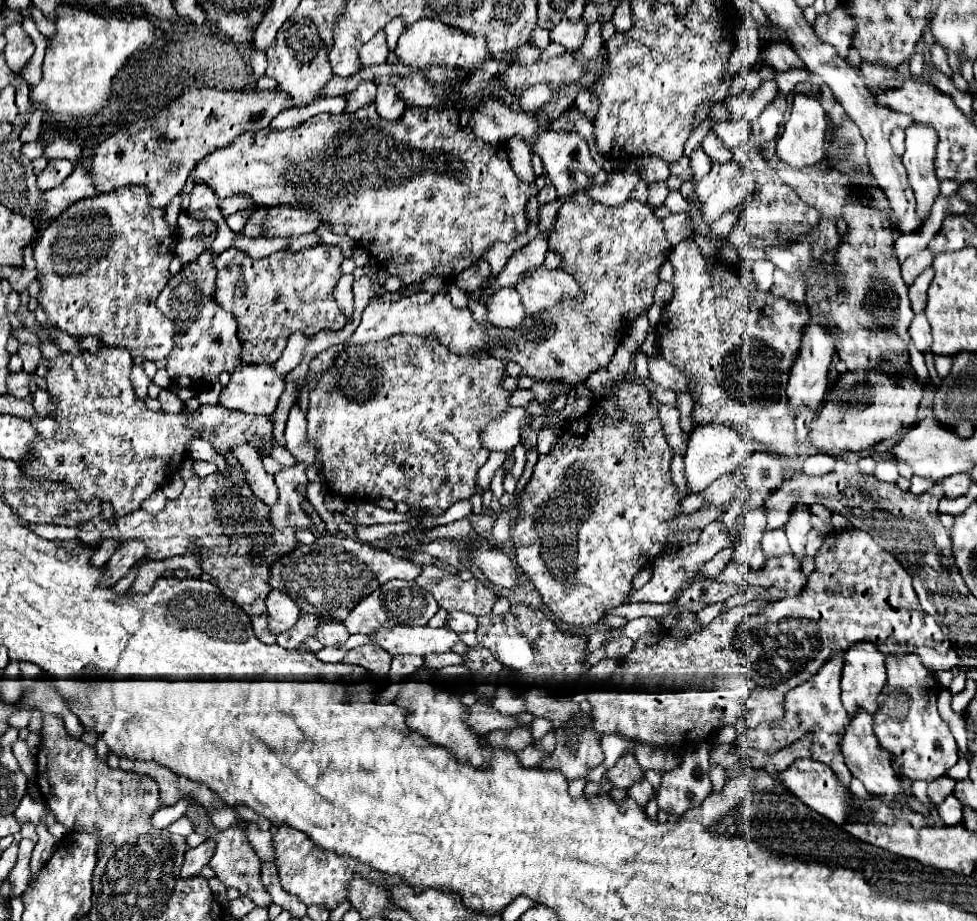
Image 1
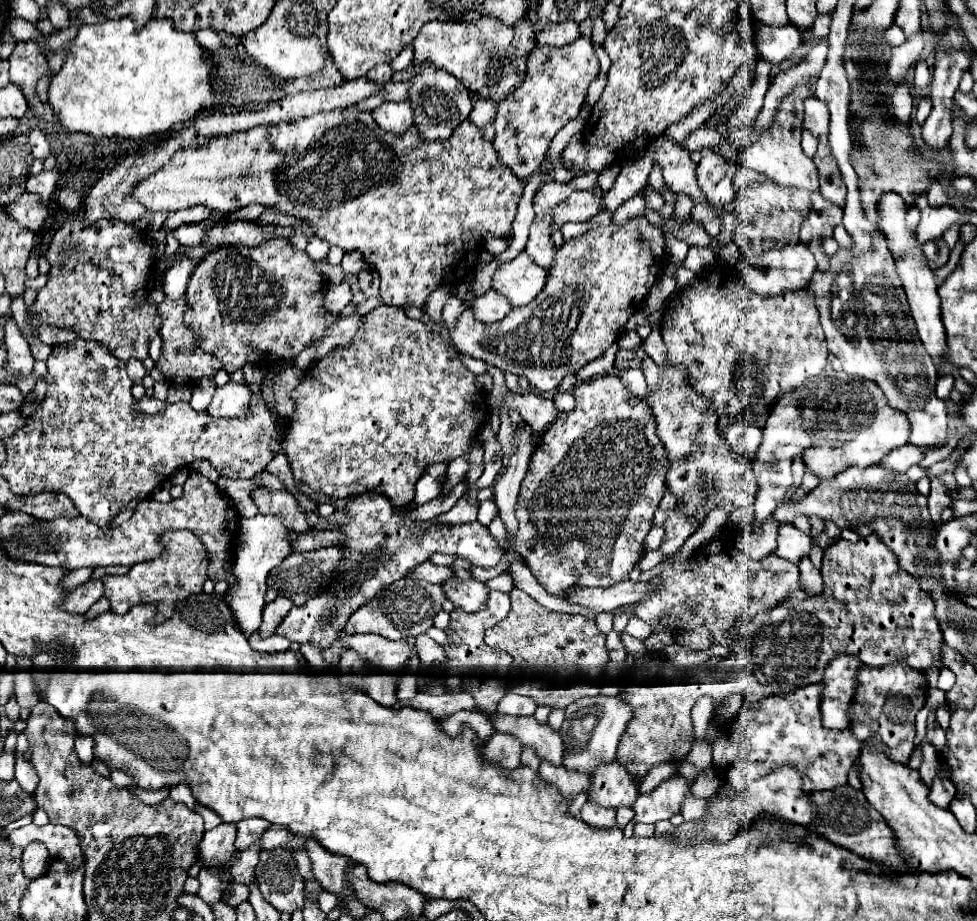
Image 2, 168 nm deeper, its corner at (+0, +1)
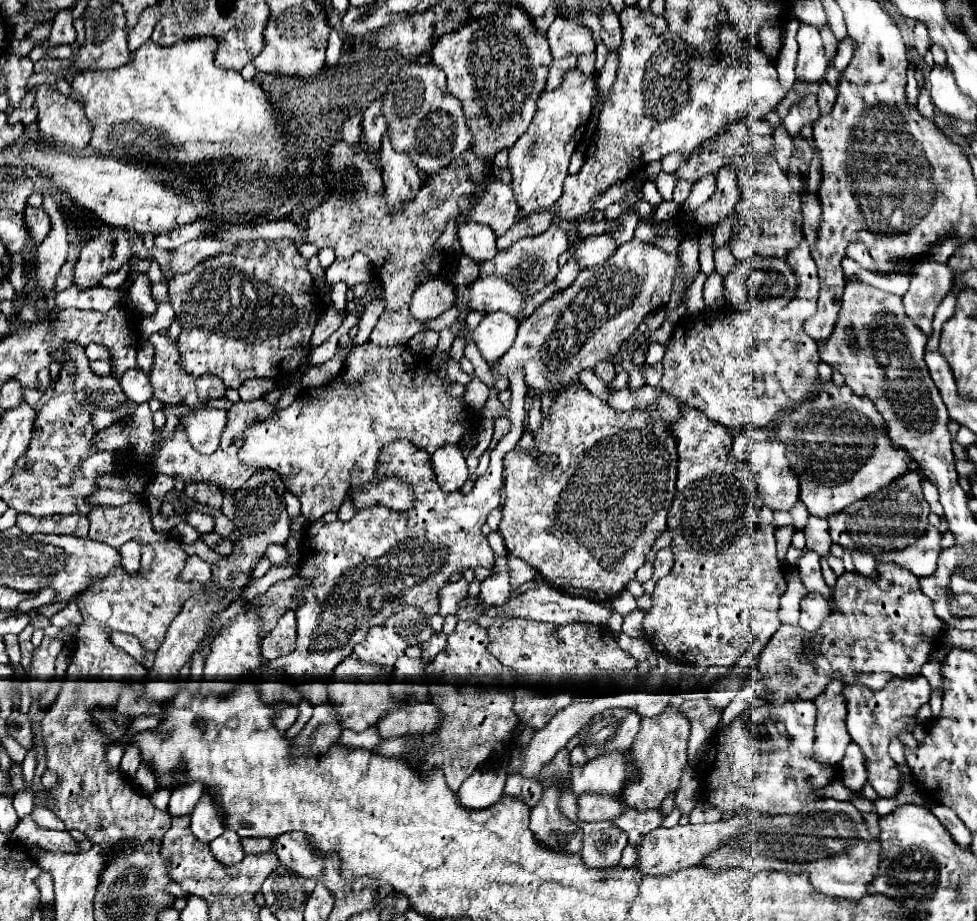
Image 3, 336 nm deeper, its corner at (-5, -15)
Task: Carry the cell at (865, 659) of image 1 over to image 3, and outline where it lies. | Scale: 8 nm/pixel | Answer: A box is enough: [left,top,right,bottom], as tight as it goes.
[814,680,852,766]

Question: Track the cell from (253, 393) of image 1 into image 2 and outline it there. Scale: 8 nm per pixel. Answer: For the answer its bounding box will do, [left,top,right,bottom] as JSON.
[207,382,251,418]

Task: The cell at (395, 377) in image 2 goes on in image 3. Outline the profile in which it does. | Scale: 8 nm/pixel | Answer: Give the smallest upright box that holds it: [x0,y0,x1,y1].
[238,342,474,522]

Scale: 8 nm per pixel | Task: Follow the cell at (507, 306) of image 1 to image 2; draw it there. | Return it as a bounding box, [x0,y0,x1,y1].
[473,290,511,322]

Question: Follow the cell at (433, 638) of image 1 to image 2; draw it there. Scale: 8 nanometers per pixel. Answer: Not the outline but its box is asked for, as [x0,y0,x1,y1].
[343,634,417,672]

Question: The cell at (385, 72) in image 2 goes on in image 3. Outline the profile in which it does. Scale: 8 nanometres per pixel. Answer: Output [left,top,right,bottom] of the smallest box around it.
[362,98,386,159]

